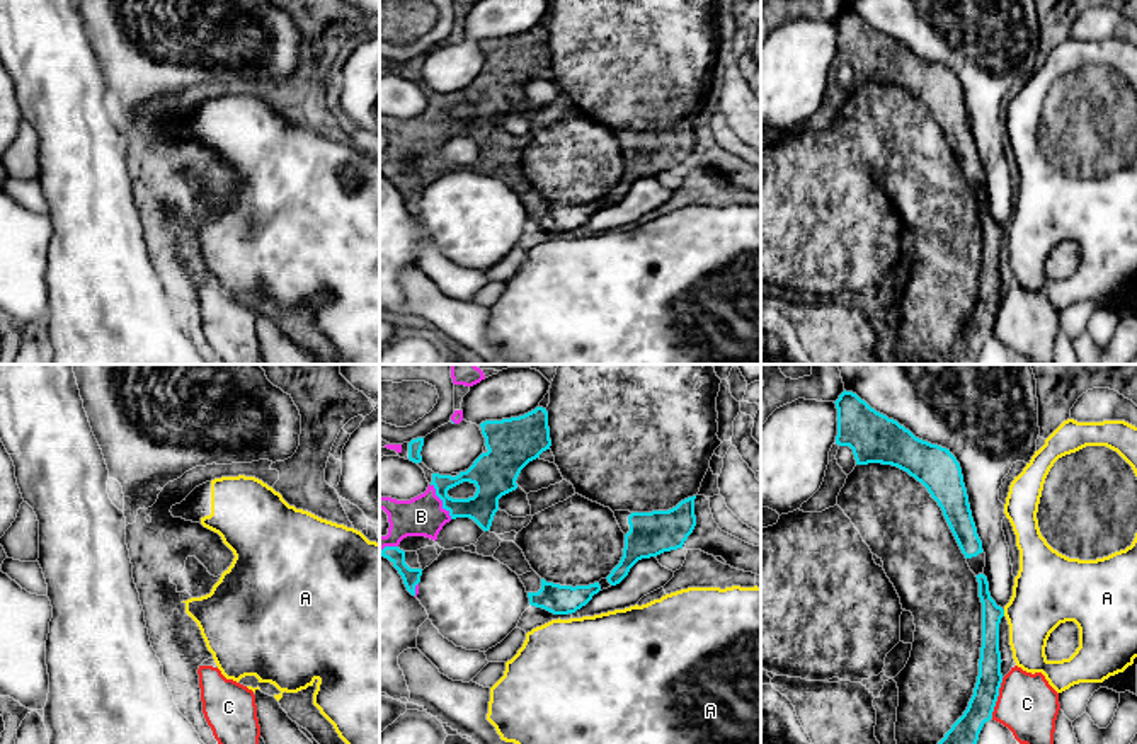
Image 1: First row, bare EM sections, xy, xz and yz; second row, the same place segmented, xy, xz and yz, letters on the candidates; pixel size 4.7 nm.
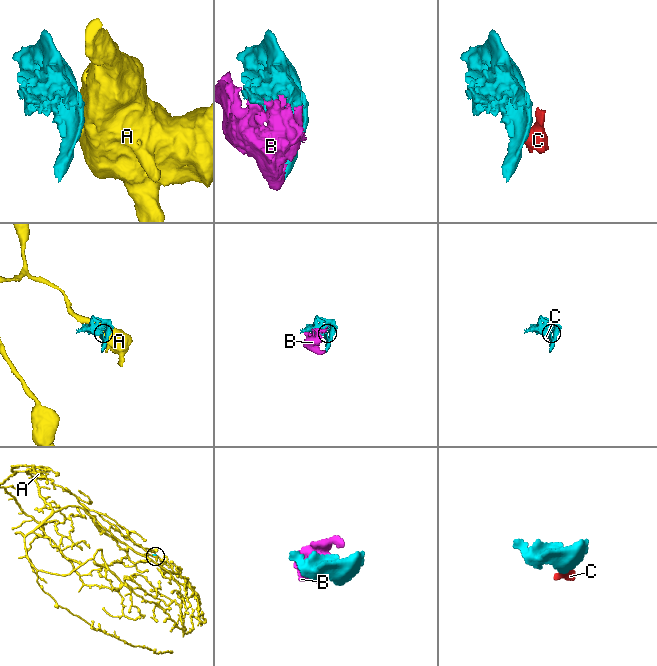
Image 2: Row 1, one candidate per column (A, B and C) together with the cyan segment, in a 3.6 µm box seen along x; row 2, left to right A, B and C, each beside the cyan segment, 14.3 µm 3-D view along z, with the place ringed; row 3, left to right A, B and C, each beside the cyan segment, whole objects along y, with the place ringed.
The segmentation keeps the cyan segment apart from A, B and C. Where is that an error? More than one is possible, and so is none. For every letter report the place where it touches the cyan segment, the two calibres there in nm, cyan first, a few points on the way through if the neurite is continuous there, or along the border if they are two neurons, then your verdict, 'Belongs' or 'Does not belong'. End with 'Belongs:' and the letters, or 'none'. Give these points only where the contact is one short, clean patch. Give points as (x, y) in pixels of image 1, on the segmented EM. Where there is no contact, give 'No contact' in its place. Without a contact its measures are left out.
A: Touches cyan at yz (1003, 613). Thickness 110 nm (cyan) against 340 nm. Boundary: yz (1003, 610), (1005, 615). Does not belong
B: Touches cyan at xz (441, 499). Thickness 160 nm (cyan) against 190 nm. Belongs
C: Touches cyan at yz (996, 698). Thickness 130 nm (cyan) against 280 nm. Boundary: yz (1003, 678), (991, 717). Does not belong
Belongs: B

